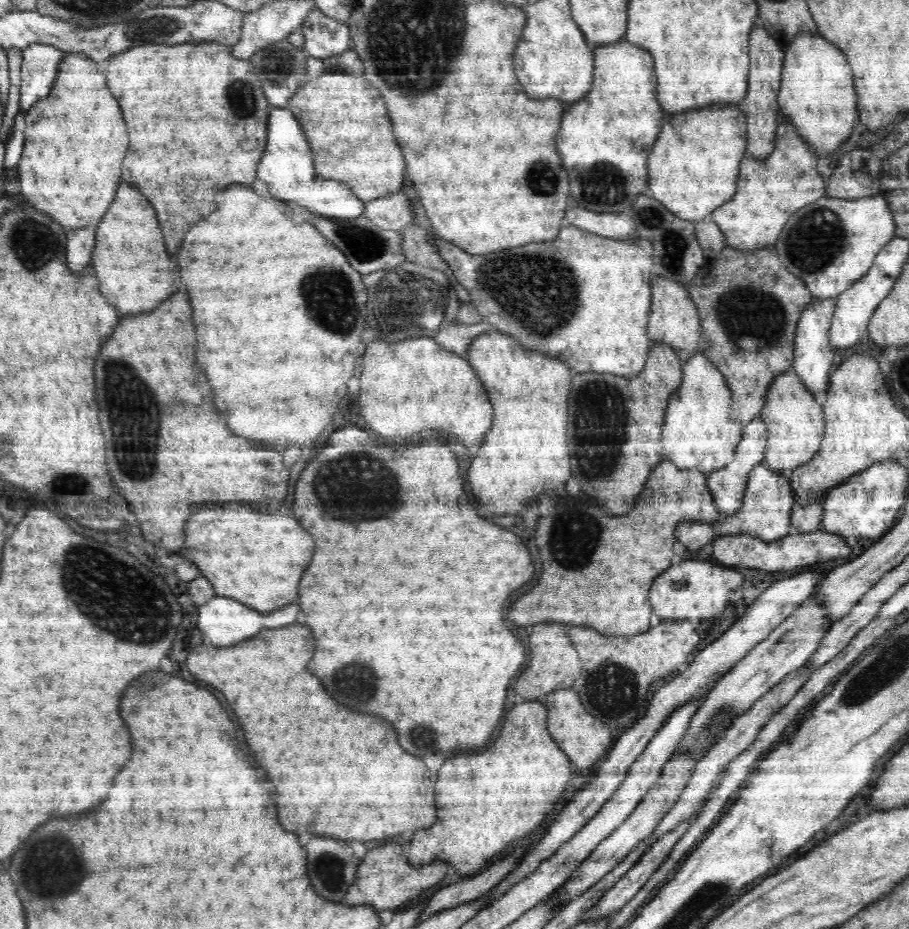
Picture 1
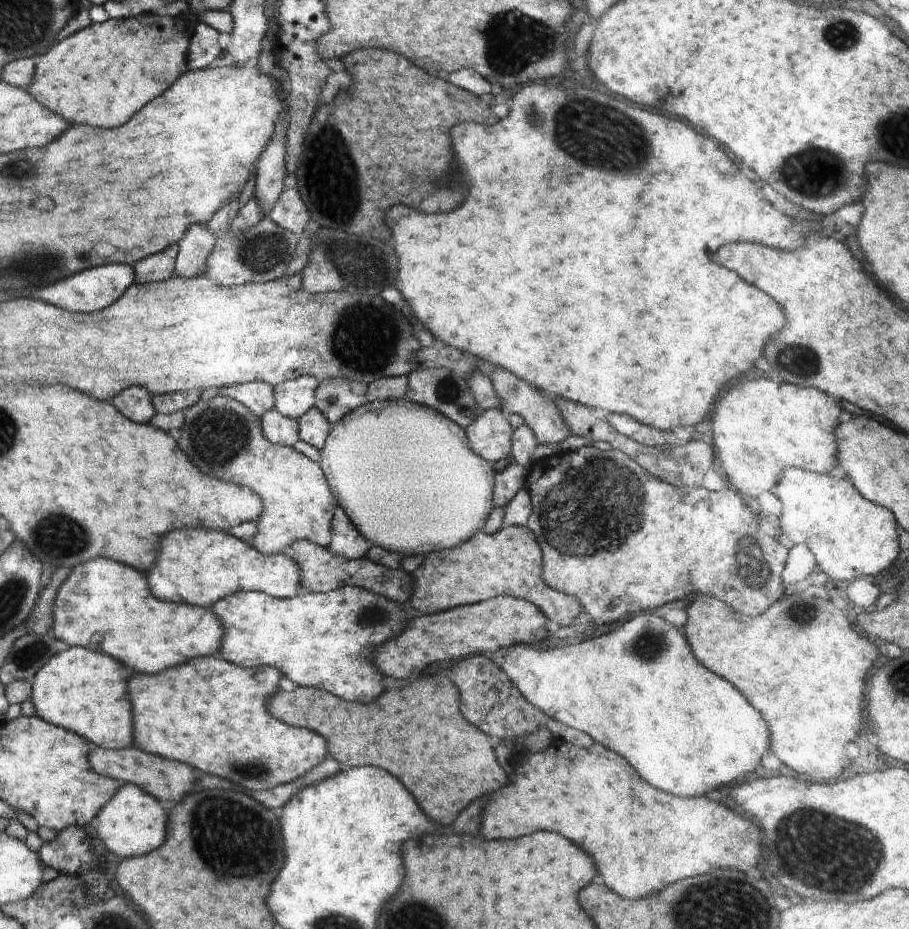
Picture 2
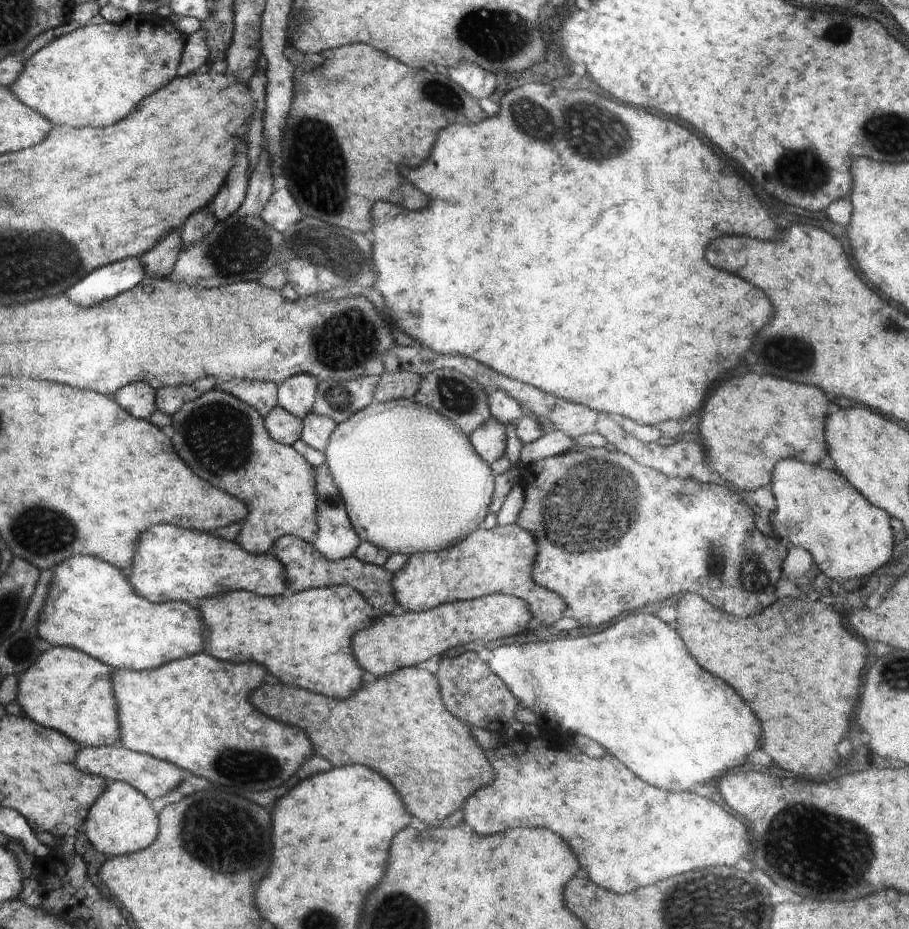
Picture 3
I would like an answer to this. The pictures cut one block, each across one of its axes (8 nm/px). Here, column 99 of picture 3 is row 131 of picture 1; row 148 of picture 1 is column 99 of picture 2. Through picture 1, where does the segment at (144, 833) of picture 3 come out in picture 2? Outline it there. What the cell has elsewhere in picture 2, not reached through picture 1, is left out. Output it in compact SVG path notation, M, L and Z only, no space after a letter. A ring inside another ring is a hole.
M122 783L118 793L98 812L94 824L96 835L106 848L118 857L143 856L156 850L166 838L167 812L160 802L142 792L137 785Z

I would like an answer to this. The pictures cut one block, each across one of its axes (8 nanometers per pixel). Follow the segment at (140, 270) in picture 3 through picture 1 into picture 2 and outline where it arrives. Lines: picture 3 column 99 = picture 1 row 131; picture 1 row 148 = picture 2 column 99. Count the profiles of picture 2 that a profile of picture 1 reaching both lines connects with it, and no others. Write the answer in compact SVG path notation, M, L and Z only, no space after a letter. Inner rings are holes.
M110 263L90 268L80 274L64 278L64 280L56 280L54 286L46 284L44 288L38 288L38 298L42 302L48 302L48 304L54 302L54 304L58 304L62 308L70 308L74 312L92 313L121 299L134 283L136 283L136 274L132 265Z

